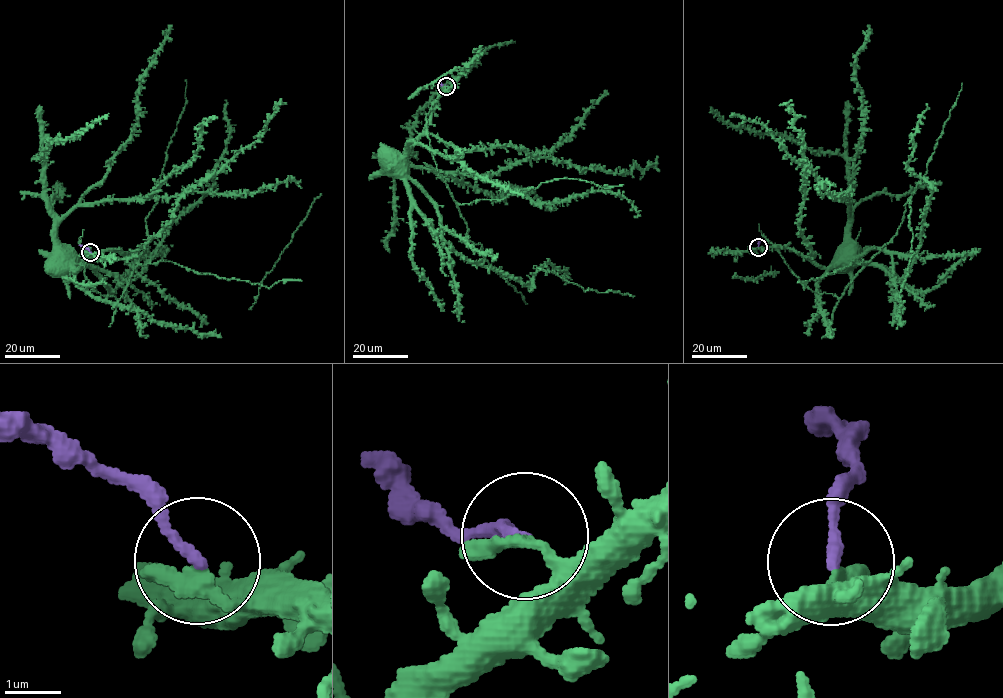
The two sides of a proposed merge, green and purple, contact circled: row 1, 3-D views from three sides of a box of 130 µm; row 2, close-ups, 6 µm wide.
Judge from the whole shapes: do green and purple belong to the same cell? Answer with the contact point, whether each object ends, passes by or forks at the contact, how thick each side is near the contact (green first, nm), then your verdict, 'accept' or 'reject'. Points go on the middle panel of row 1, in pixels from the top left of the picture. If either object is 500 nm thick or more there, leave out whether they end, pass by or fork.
place (446, 86); green ends; purple ends; calibres 320 and 200 nm; reject

